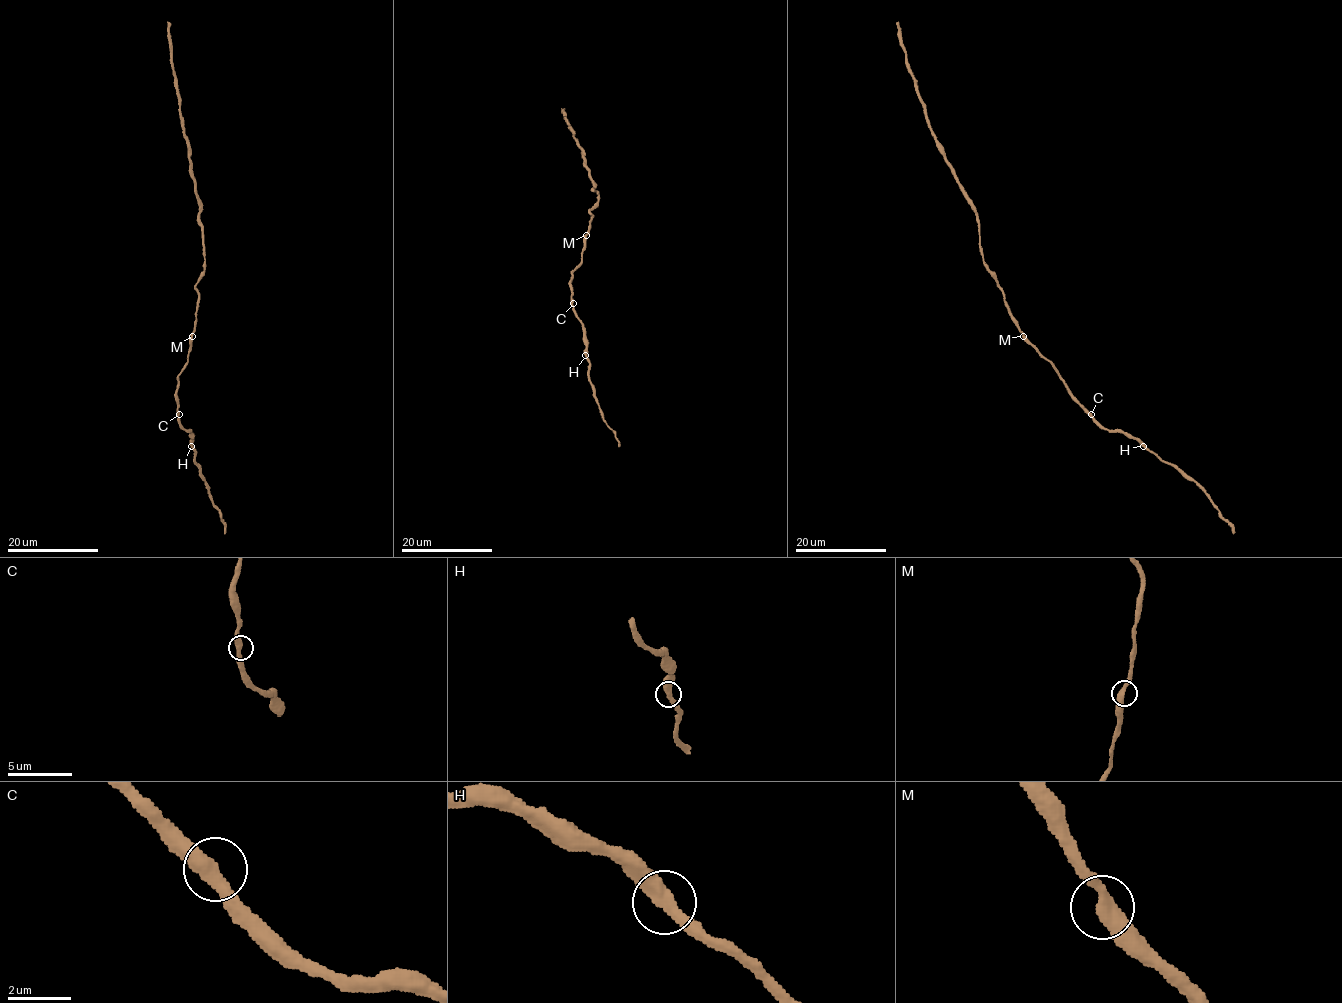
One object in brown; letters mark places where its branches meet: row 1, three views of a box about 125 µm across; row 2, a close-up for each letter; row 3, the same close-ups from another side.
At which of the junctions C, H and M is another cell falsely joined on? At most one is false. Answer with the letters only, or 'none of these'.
none of these

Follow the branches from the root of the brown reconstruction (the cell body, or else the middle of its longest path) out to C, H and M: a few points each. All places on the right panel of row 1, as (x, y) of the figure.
C: (1011, 313), (1012, 321), (1023, 336), (1052, 365), (1066, 389), (1091, 414)
H: (1011, 313), (1019, 331), (1052, 365), (1076, 401), (1104, 427), (1127, 433), (1144, 445)
M: (1011, 313), (1012, 321), (1023, 336)

